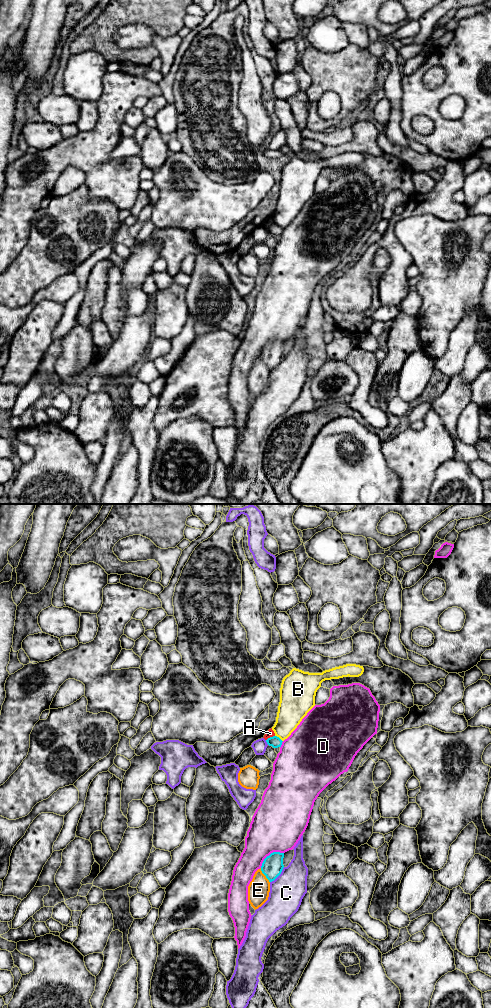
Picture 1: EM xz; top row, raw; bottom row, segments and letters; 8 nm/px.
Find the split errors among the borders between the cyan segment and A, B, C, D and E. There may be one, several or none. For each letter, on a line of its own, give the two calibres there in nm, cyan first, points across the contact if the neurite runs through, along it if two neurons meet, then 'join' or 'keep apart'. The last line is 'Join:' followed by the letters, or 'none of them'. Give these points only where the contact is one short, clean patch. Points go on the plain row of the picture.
A: calibres 90 and 60 nm; border xz (274, 223), (266, 228); keep apart
B: calibres 90 and 220 nm; keep apart
C: calibres 170 and 280 nm; keep apart
D: calibres 170 and 420 nm; keep apart
E: calibres 170 and 180 nm; keep apart
Join: none of them

